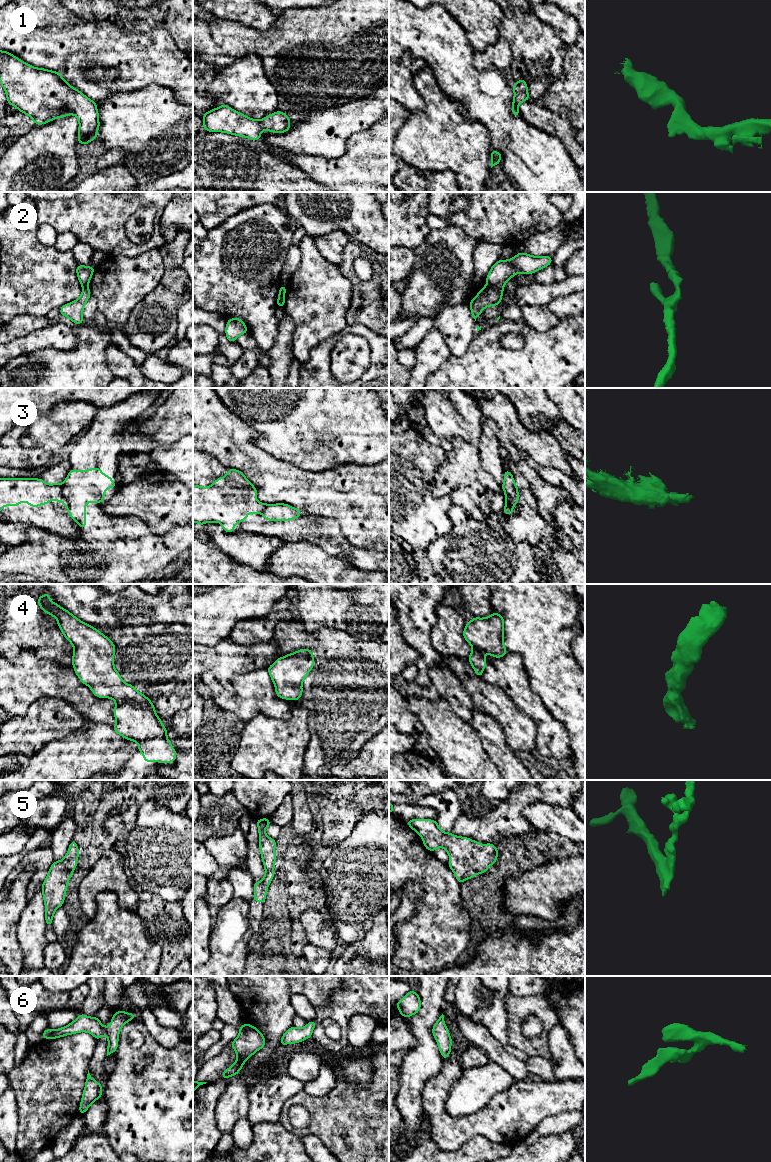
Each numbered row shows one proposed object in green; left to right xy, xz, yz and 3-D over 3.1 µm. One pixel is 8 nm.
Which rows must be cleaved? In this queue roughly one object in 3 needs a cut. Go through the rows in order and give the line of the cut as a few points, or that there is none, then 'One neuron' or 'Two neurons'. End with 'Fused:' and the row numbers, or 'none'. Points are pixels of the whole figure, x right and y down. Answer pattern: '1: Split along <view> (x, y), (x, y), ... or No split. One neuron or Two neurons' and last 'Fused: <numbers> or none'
1: No split. One neuron
2: Split along yz (488, 284), (502, 291). Two neurons
3: Split along xy (61, 484), (68, 507). Two neurons
4: No split. One neuron
5: No split. One neuron
6: No split. One neuron
Fused: 2, 3

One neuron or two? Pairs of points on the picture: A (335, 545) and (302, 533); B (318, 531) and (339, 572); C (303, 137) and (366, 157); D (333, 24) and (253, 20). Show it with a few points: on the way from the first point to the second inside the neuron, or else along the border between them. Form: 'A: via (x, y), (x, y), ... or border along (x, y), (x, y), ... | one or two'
A: via (327, 537), (322, 533), (310, 533) | one
B: border along (309, 543), (329, 554), (346, 555), (351, 564) | two
C: border along (361, 132), (347, 140), (340, 156), (324, 158) | two
D: border along (280, 12), (265, 30), (250, 27) | two

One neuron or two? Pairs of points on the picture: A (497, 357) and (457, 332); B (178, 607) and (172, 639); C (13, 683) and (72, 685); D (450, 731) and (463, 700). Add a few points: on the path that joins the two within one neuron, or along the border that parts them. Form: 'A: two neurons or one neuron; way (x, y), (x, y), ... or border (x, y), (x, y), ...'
A: two neurons; border (477, 331), (462, 355), (452, 354)
B: two neurons; border (182, 622), (152, 624)
C: one neuron; way (28, 683), (57, 683)
D: two neurons; border (441, 698), (454, 713), (469, 722)

